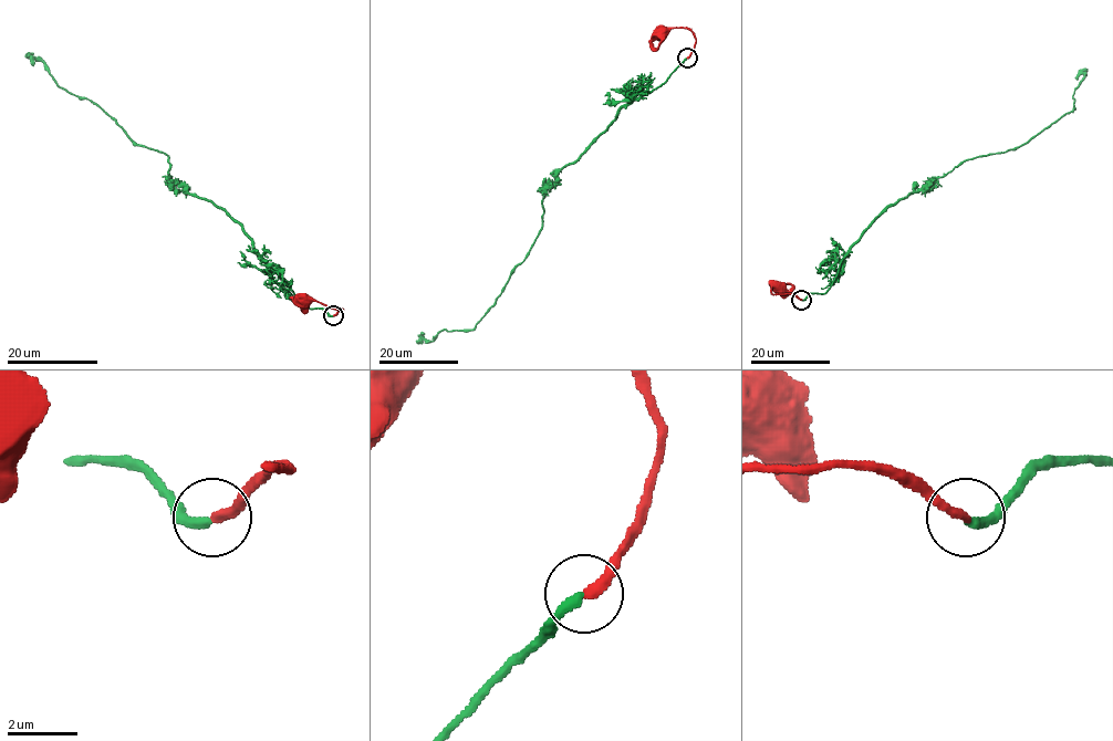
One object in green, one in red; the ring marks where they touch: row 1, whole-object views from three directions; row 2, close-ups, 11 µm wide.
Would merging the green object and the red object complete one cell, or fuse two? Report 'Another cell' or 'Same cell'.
Same cell

